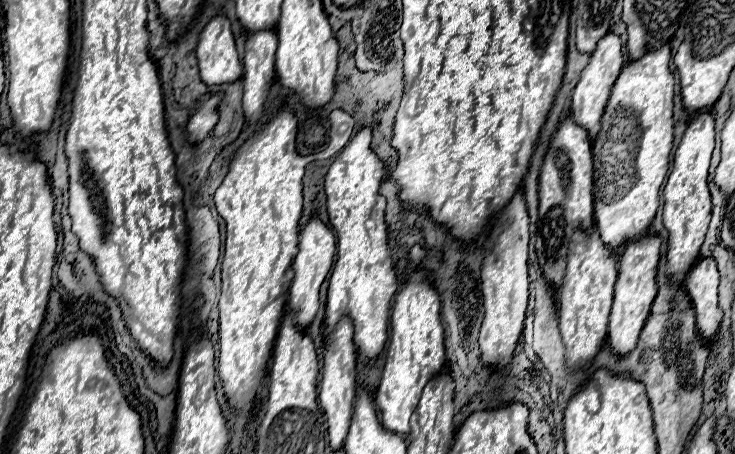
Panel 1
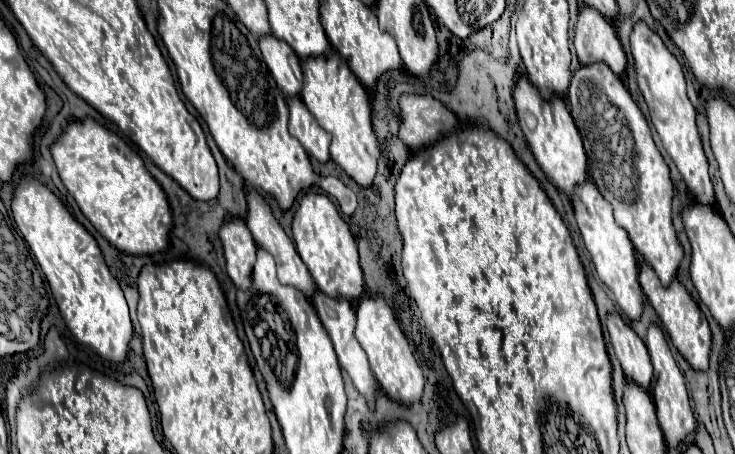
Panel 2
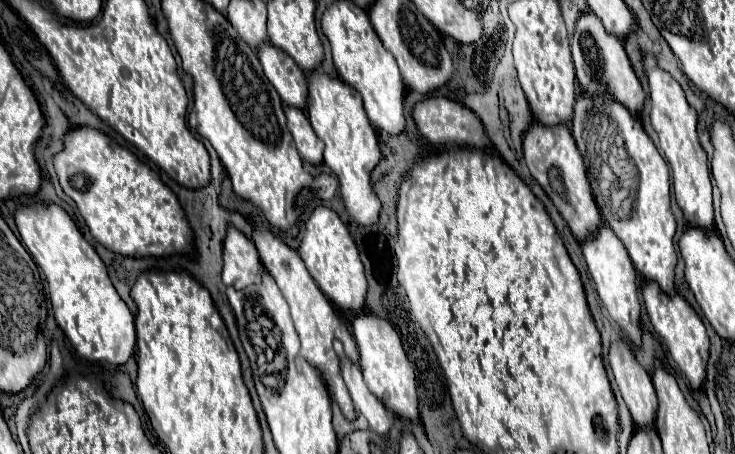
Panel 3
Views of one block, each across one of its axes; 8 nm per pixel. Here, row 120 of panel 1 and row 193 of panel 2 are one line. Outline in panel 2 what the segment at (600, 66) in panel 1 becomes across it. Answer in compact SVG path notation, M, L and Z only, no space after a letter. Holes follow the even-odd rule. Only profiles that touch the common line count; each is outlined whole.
M586 180L584 184L580 184L580 188L576 188L576 196L572 196L572 206L574 206L574 216L578 222L582 240L592 256L598 278L610 288L622 312L630 320L640 320L644 296L638 282L636 252L632 248L632 242L628 240L628 234L614 222L610 202L600 194L600 190L590 180Z

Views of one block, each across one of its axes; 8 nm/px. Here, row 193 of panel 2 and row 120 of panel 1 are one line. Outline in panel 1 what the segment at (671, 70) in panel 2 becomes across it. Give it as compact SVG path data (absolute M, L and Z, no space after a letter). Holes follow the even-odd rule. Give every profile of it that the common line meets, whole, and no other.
M702 110L686 128L682 142L674 154L672 172L664 186L664 228L670 232L668 240L668 276L676 286L682 284L684 276L696 262L700 246L704 242L710 224L710 192L708 192L708 166L714 150L714 116L710 110Z

